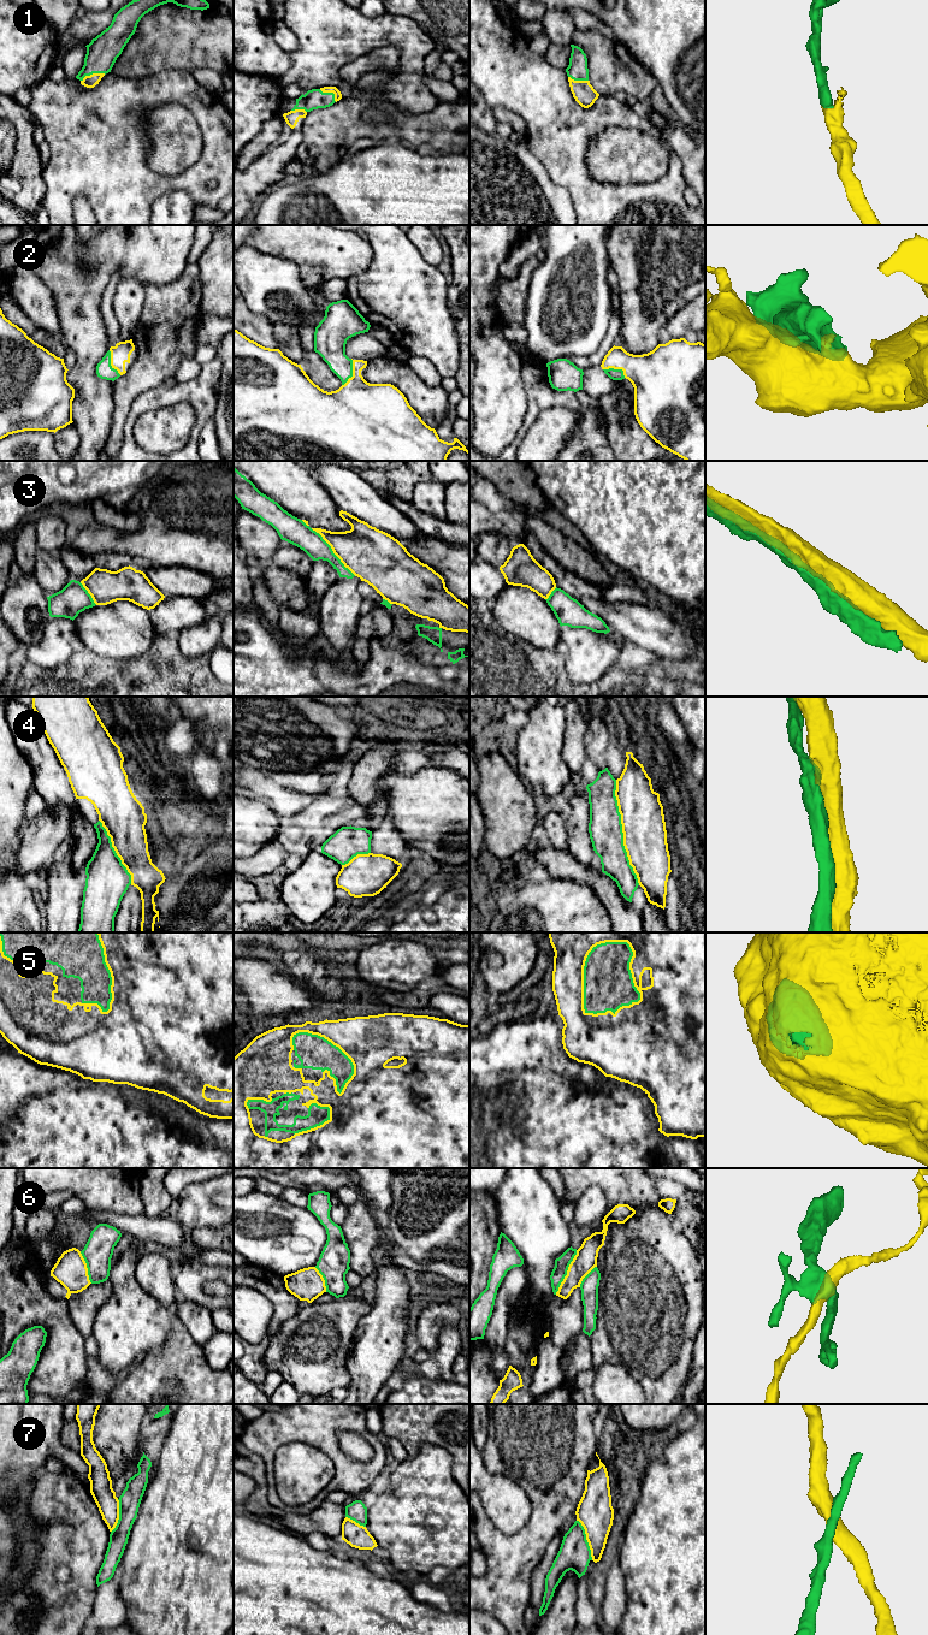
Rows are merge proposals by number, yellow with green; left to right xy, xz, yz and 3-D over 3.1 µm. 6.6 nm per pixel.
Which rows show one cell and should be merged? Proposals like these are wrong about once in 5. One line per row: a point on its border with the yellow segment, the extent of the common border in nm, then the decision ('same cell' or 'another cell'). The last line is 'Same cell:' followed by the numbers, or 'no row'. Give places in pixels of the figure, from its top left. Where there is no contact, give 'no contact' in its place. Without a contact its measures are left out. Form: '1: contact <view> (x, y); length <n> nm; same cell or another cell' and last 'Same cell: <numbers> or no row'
1: contact xy (93, 73); length 180 nm; same cell
2: contact xz (353, 372); length 200 nm; same cell
3: contact xz (332, 550); length 440 nm; same cell
4: contact yz (622, 831); length 700 nm; another cell
5: contact yz (584, 964); length 550 nm; same cell
6: contact yz (567, 1272); length 320 nm; another cell
7: contact yz (586, 1539); length 300 nm; another cell
Same cell: 1, 2, 3, 5

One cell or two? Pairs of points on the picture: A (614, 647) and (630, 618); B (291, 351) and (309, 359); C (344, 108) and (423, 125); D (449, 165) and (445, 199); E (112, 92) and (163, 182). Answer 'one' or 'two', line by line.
A: two
B: two
C: one
D: one
E: one

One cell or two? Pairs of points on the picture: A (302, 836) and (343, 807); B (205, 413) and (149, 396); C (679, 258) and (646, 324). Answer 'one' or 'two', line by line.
A: one
B: one
C: one

